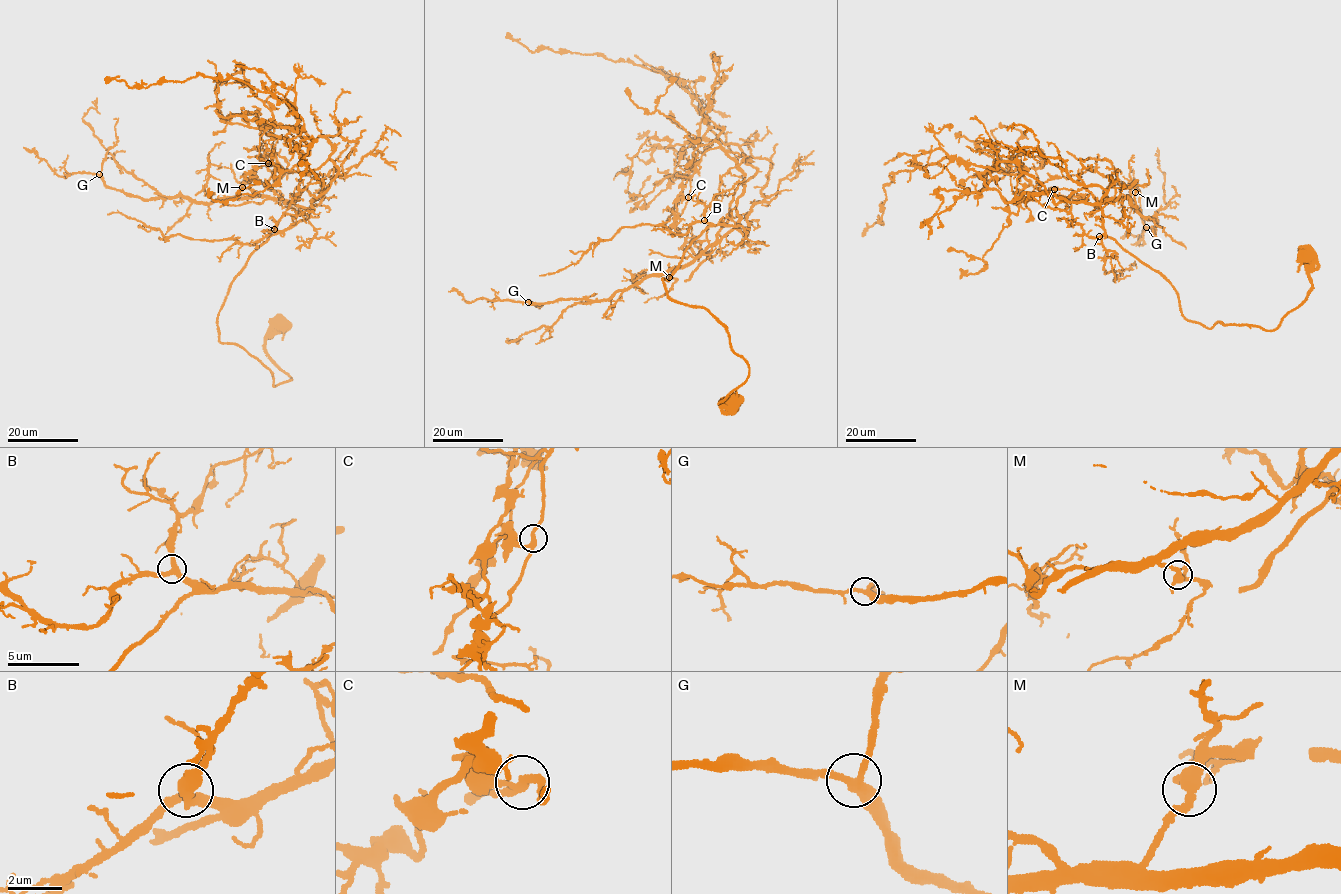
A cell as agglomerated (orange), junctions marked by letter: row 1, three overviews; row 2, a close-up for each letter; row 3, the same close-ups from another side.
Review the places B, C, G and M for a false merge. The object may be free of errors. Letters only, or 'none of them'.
C

